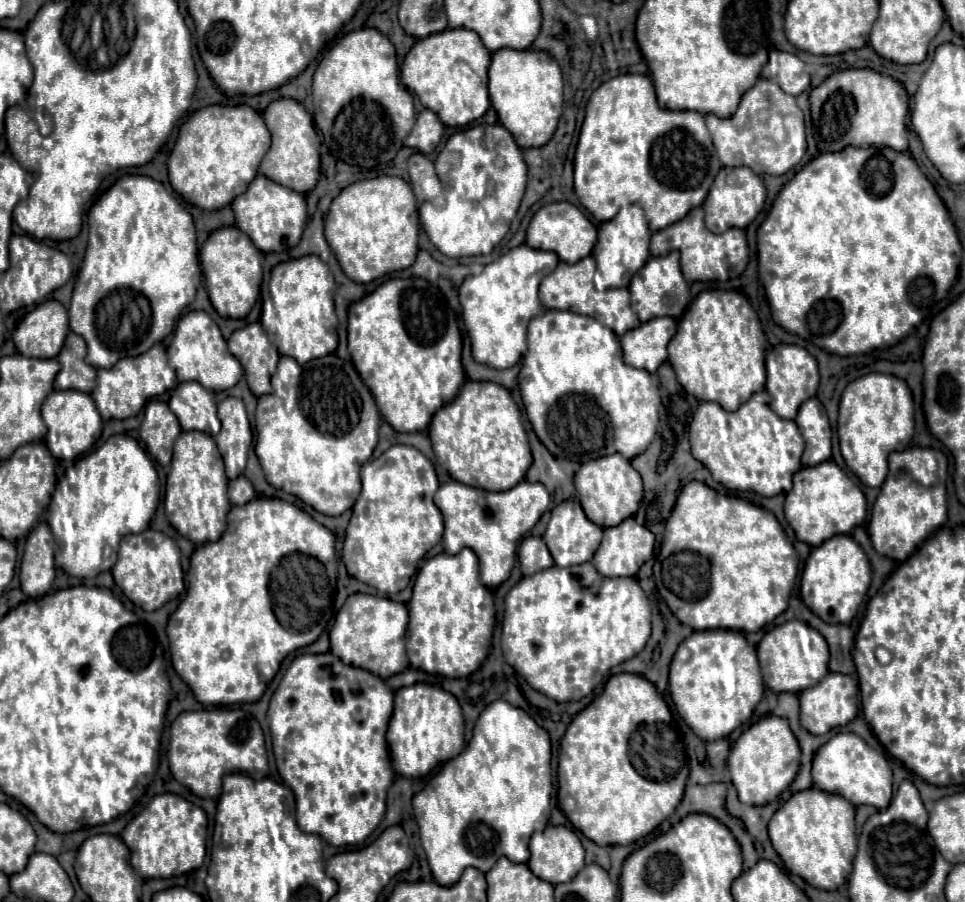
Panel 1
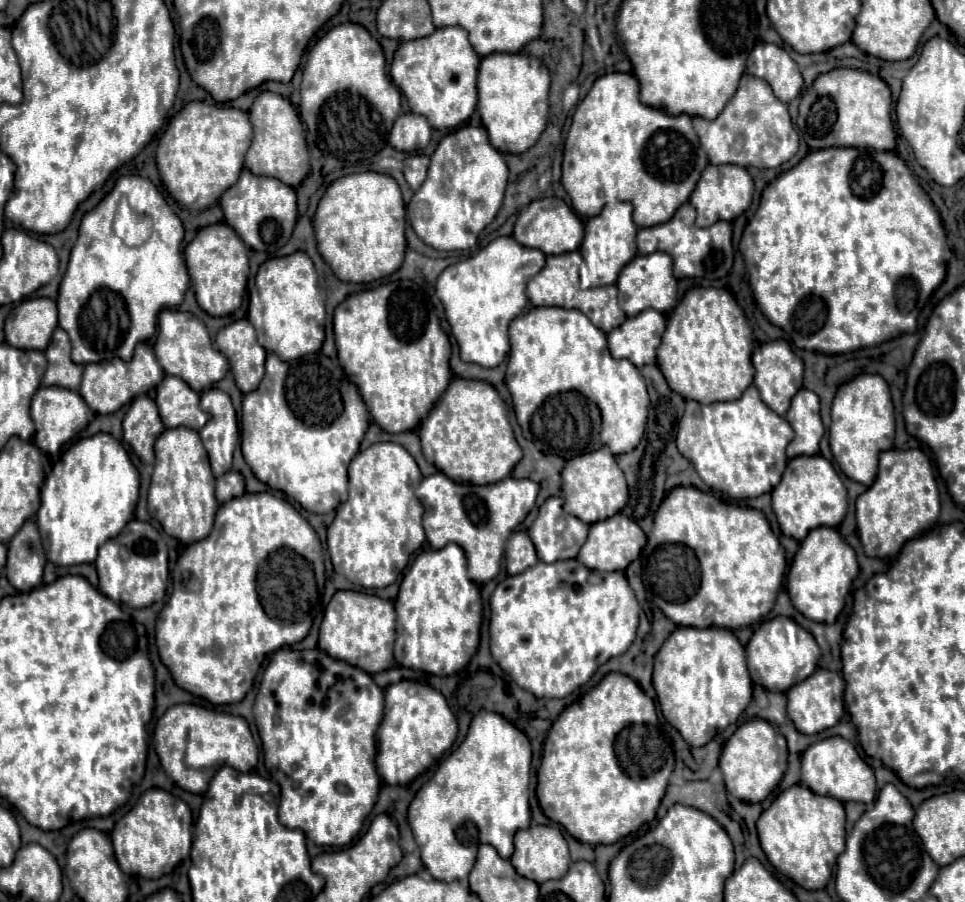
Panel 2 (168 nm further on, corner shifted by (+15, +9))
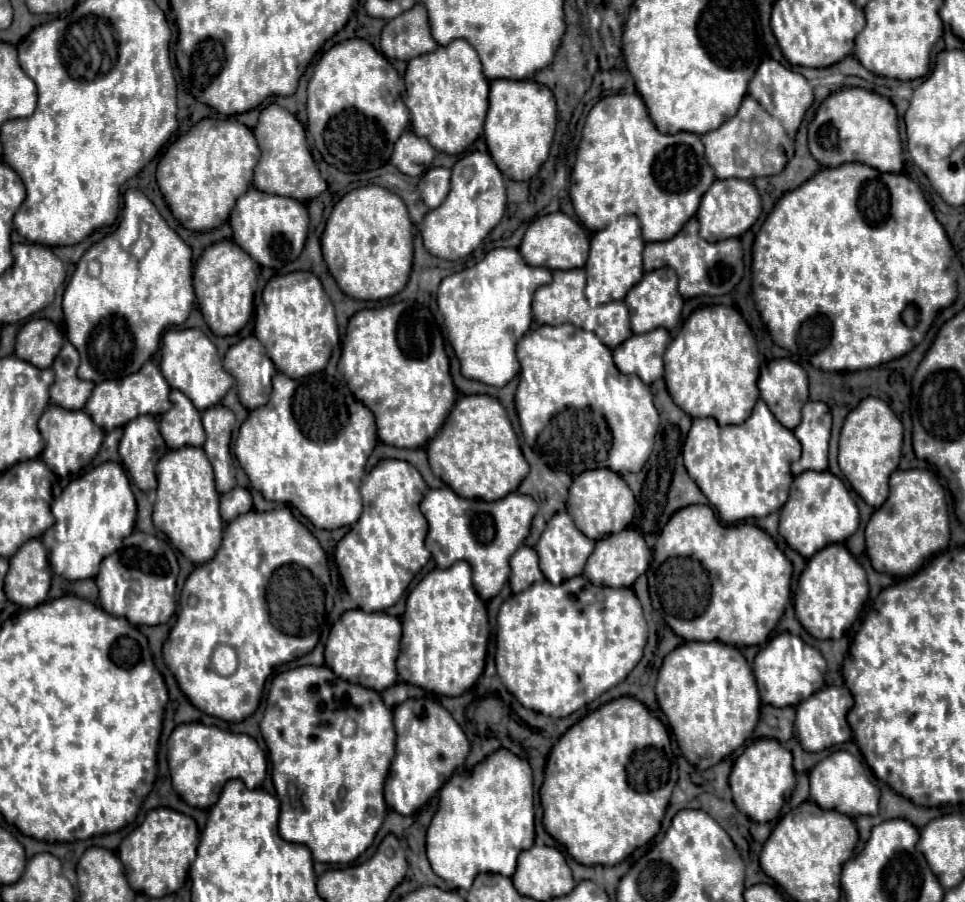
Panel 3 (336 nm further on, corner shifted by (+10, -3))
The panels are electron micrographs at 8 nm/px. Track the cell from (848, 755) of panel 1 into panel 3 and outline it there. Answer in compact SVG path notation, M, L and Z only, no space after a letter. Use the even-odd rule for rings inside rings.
M838 750L810 770L810 798L820 808L836 810L850 818L856 818L862 814L878 814L880 790L867 774L867 769L859 757L846 750Z

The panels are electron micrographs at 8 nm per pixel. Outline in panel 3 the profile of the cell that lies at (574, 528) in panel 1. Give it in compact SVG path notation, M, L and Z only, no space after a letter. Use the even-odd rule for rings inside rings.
M558 512L552 516L552 520L546 524L546 530L542 532L542 536L536 544L540 568L552 584L560 584L568 578L580 576L592 550L594 550L594 542L588 536L582 536L582 532L578 532L578 528L574 526L574 522L570 520L570 516L566 512Z

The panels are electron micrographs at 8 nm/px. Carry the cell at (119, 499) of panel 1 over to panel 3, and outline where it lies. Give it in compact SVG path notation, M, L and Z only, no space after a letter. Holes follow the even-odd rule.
M104 462L72 480L52 502L55 524L41 537L54 575L84 580L98 574L104 556L116 552L122 540L134 532L136 498L130 480L118 462Z

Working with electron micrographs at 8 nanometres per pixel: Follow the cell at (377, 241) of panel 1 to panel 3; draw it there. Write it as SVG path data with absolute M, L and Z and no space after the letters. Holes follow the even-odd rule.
M362 186L348 192L332 210L324 234L322 252L340 290L356 300L384 300L398 294L412 268L412 230L406 204L382 186Z

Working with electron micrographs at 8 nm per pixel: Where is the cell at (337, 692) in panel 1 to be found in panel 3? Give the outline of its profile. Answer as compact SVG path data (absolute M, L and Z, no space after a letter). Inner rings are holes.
M298 666L288 672L280 672L270 682L260 730L268 746L272 780L280 800L280 836L288 842L306 844L316 862L354 862L372 844L388 810L382 788L394 758L392 710L382 702L378 692L344 682L326 666ZM348 718L356 724L352 736L342 734L342 726Z

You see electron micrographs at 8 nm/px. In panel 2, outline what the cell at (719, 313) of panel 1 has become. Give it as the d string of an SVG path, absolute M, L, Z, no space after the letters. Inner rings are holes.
M691 288L667 318L667 330L657 348L657 364L673 392L685 400L731 402L741 398L753 382L751 340L751 326L727 290Z

